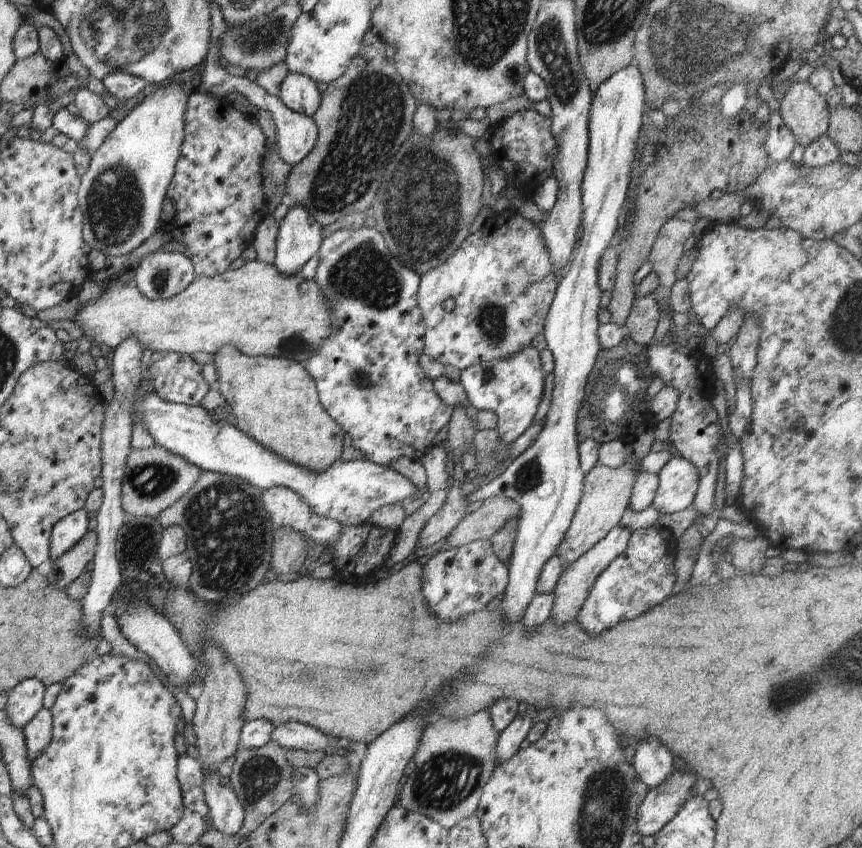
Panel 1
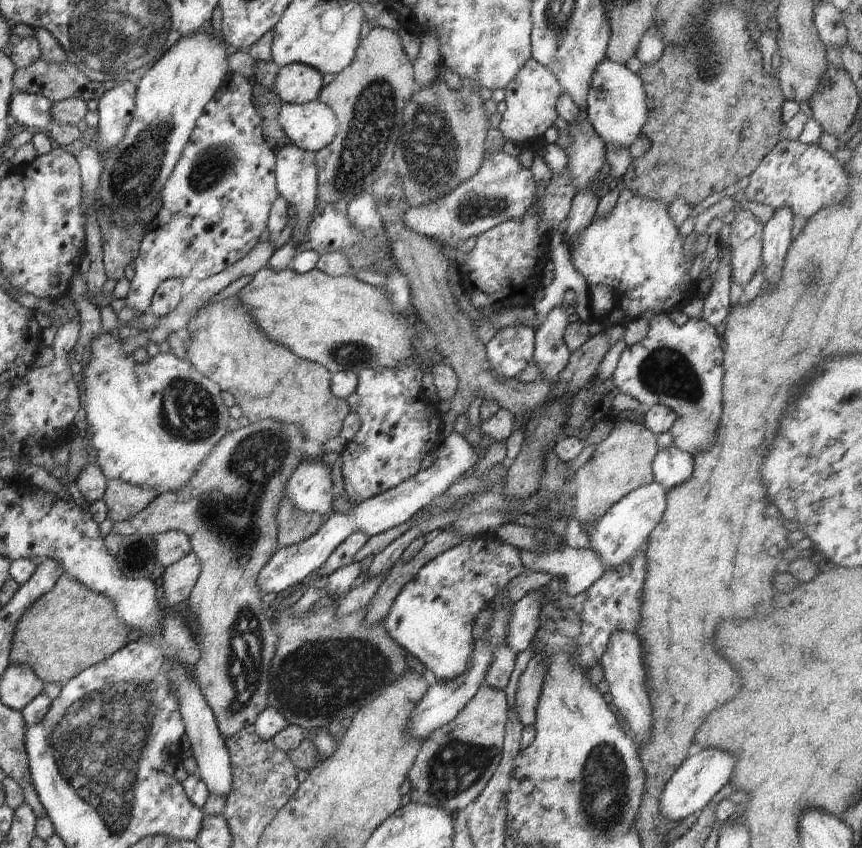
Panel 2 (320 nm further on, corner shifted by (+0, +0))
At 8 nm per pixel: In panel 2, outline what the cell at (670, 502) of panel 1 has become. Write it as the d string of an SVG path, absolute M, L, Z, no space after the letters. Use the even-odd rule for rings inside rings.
M675 445L660 450L652 462L655 481L664 488L676 488L686 482L694 470L693 458Z

